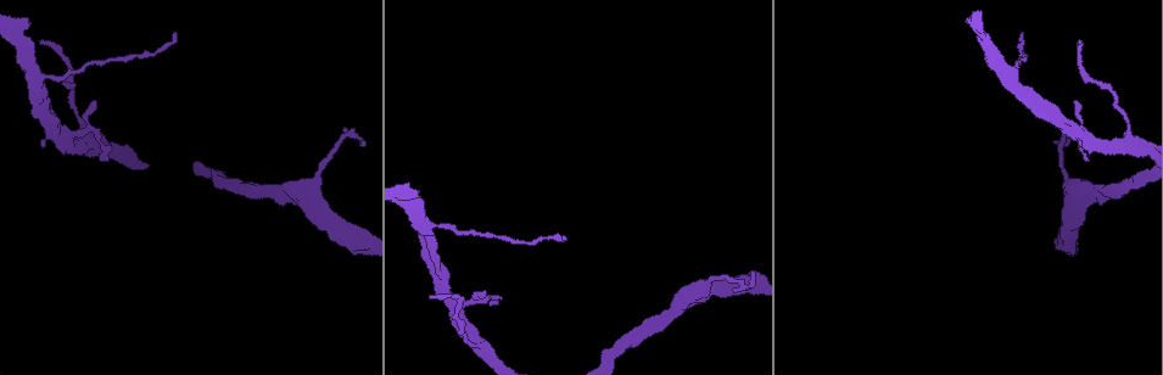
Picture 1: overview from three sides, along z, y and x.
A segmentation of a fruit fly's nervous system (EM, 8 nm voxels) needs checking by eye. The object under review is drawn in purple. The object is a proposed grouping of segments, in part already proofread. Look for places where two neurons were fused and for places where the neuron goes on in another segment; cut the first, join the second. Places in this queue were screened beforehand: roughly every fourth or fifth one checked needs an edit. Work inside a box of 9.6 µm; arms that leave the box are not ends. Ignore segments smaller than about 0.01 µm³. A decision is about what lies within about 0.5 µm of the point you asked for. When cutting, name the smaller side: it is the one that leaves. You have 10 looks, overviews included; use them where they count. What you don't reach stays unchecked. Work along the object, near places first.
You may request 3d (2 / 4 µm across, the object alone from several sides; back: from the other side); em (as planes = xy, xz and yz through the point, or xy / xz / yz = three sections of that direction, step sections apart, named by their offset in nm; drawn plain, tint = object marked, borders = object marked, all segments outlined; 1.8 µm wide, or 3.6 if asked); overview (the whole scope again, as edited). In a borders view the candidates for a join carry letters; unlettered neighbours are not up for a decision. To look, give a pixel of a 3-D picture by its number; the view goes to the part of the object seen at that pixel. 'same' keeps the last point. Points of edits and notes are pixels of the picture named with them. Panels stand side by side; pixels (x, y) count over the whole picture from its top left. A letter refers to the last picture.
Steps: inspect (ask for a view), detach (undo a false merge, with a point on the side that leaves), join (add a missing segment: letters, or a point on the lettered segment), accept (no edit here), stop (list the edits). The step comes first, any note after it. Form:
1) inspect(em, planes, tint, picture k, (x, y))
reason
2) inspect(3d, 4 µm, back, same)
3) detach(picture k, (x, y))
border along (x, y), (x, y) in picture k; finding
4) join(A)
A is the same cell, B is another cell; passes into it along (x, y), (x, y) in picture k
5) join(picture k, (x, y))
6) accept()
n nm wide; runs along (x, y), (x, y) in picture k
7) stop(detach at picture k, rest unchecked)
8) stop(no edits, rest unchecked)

inspect(3d, 2 µm, picture 1, (1126, 143))
small branch off a trunk

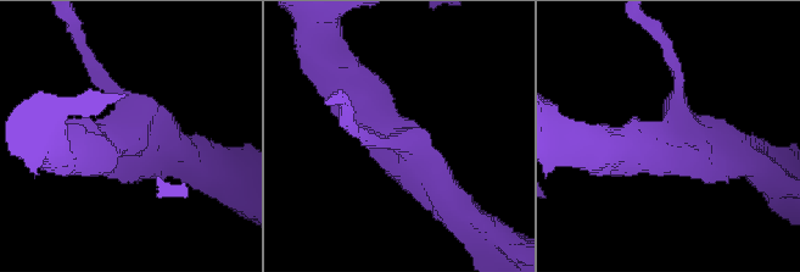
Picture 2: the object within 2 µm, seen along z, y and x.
inspect(em, planes, tint, picture 2, (665, 136))
3 arms

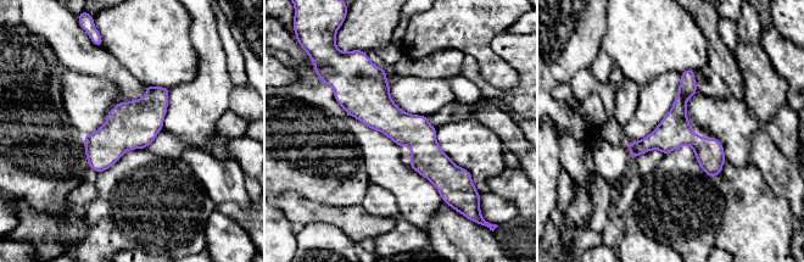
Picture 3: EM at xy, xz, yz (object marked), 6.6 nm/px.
inspect(em, planes, borders, same)
what lies round it

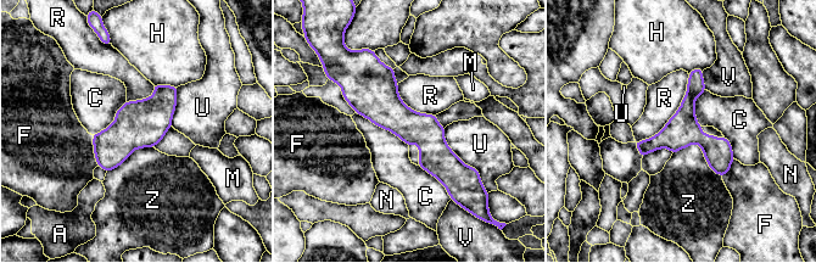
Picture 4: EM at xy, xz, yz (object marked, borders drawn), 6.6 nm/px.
accept()
A, C, F, H, M, N, R, U, V and Z are other cells; runs along (372, 65), (451, 186) in picture 4; continuous, no second neuron

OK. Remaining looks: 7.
inspect(3d, 2 µm, picture 1, (430, 296))
end of a long branch

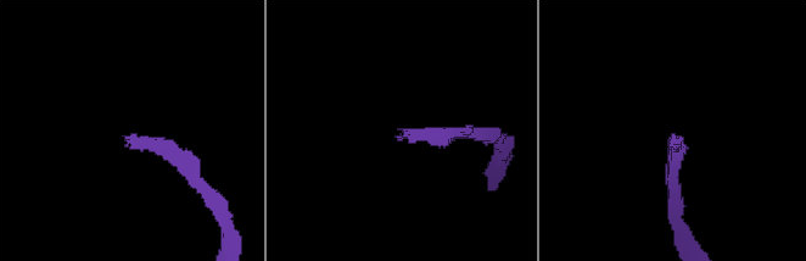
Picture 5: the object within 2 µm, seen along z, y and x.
inspect(em, xy, step 4, borders, picture 5, (677, 148))
need the tissue

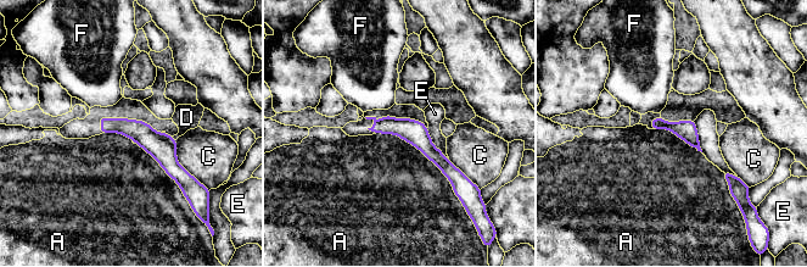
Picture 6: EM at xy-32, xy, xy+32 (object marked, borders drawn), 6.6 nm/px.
inspect(em, yz, step 8, borders, same)
another direction

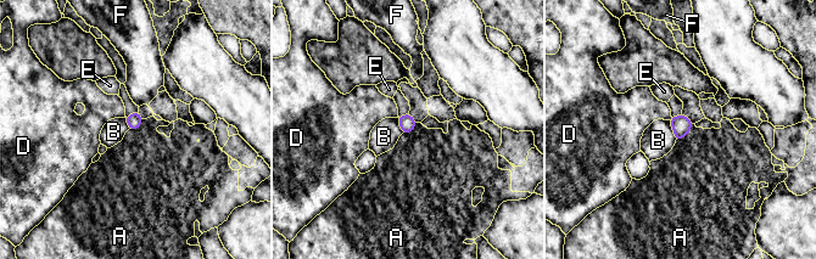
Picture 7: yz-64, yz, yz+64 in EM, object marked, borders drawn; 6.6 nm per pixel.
accept()
A, B, D, E and F are other cells; border along (693, 124), (682, 138), (676, 140) in picture 7; none of them fits

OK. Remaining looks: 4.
inspect(em, 3.6 µm, xz, step 8, borders, picture 1, (565, 238))
end of a long branch

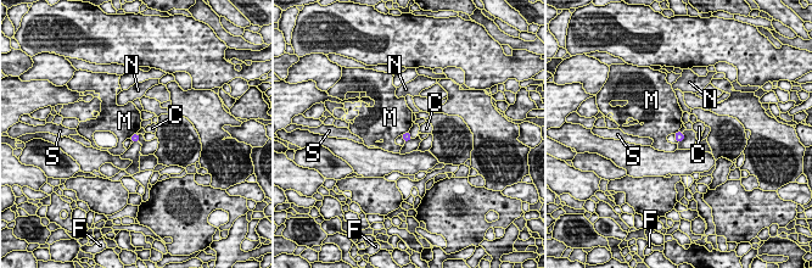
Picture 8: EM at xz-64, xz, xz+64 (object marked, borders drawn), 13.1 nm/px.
accept()
F touches over 120 nm; C, F, M, N and S are other cells; border along (136, 133), (139, 140) in picture 8; none of them fits

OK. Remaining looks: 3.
inspect(3d, 4 µm, picture 1, (37, 79))
two arms in line, one across

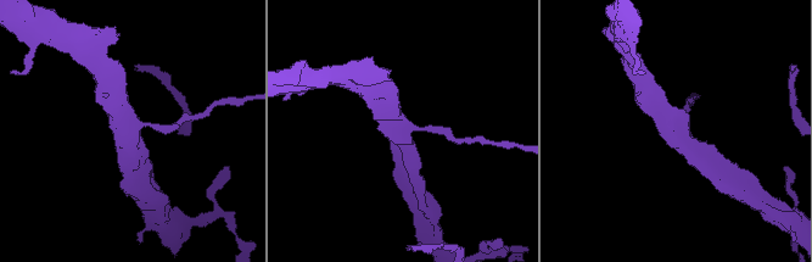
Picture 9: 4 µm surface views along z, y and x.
inspect(em, xy, step 16, tint, picture 9, (130, 130))
3 arms; need the tissue

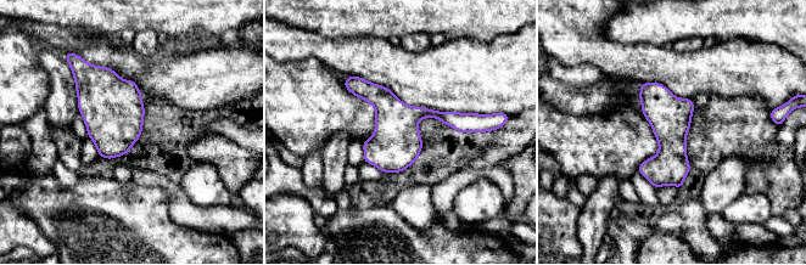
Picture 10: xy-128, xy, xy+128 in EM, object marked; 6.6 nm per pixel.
inspect(em, planes, borders, same)
cut it another way

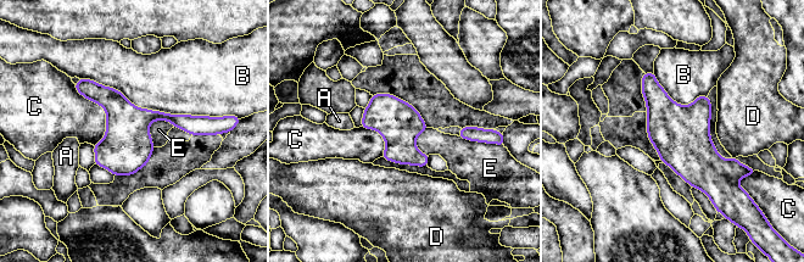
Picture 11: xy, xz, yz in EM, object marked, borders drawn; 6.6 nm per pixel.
accept()
B touches over 950 nm; A, B, C, D and E are other cells; runs along (78, 85), (127, 116), (205, 126) in picture 11; continuous, no second neuron

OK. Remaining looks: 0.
stop(no edits, rest unchecked)

